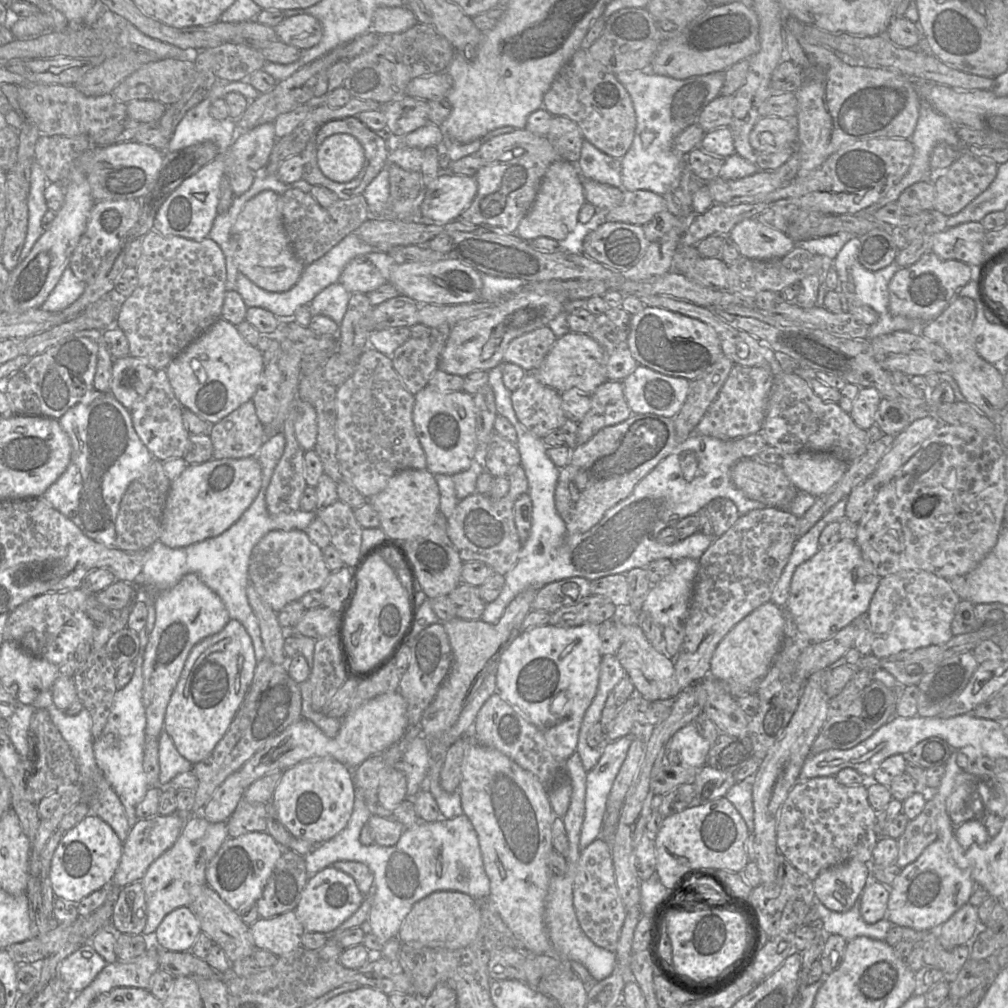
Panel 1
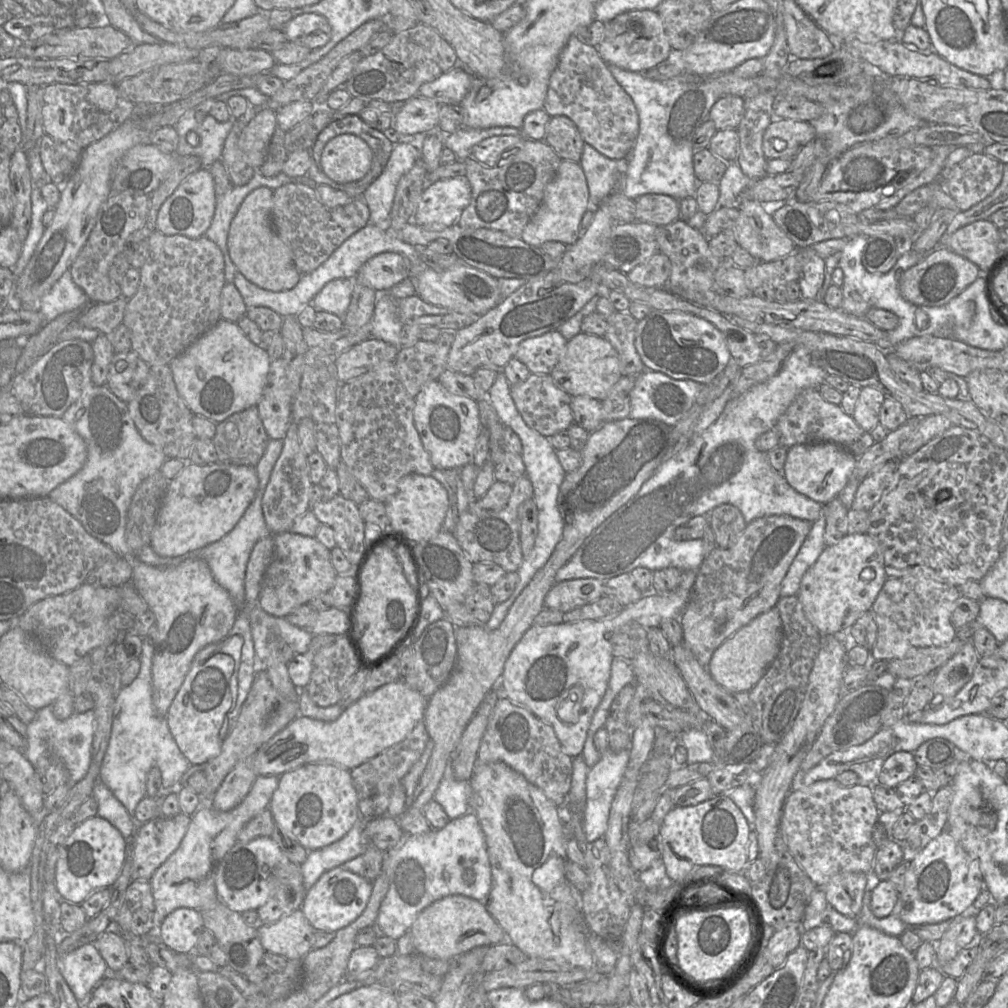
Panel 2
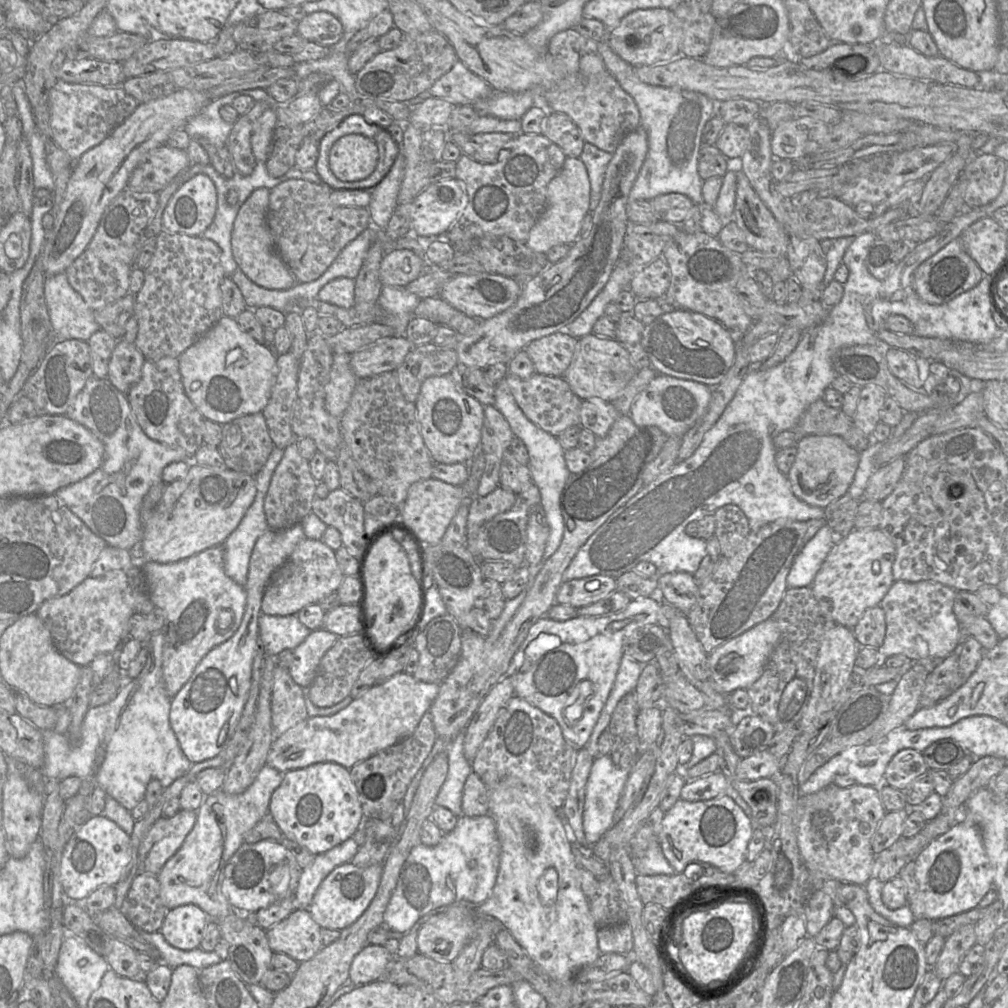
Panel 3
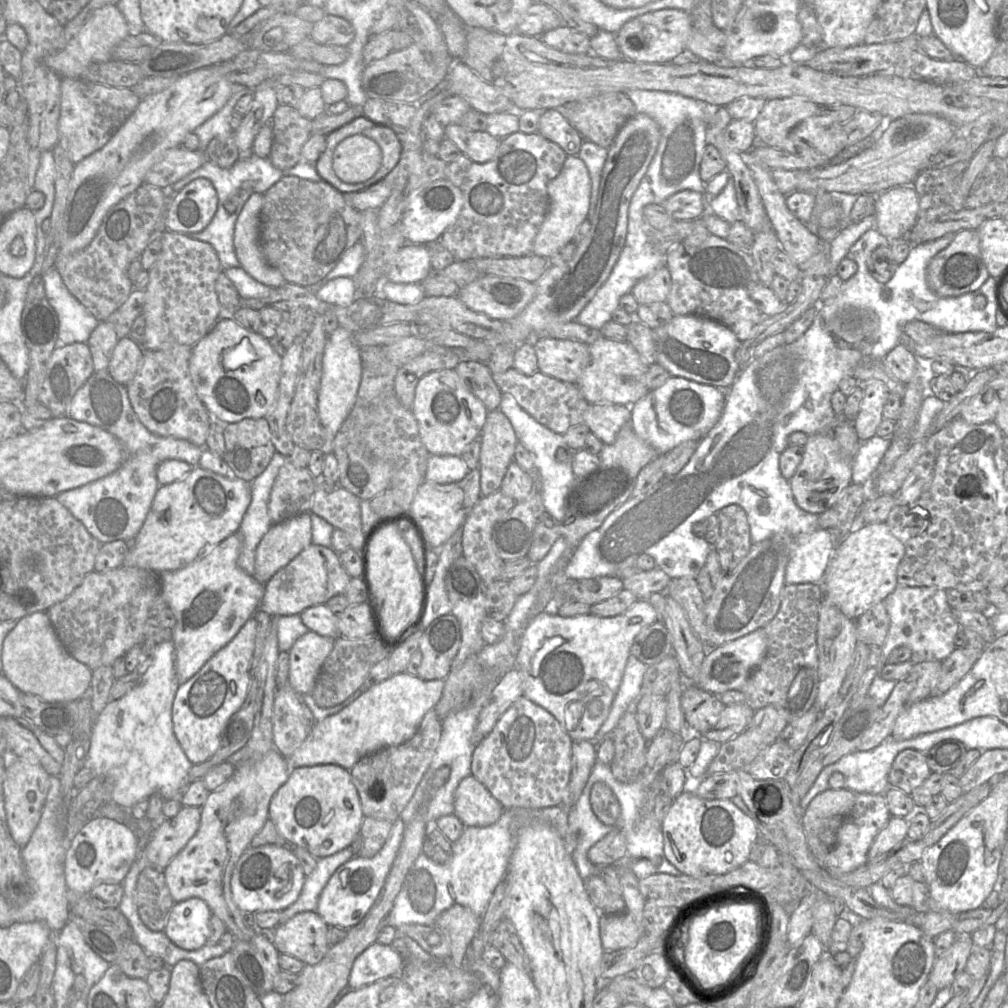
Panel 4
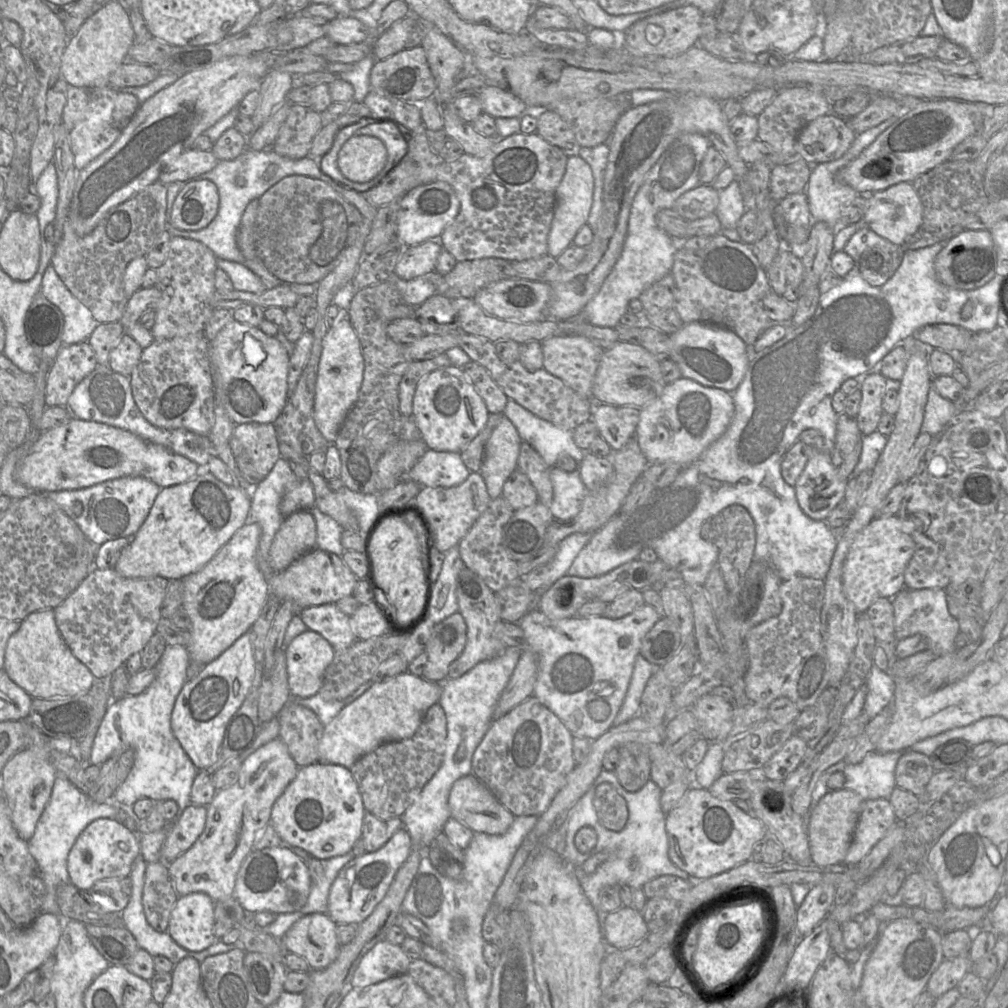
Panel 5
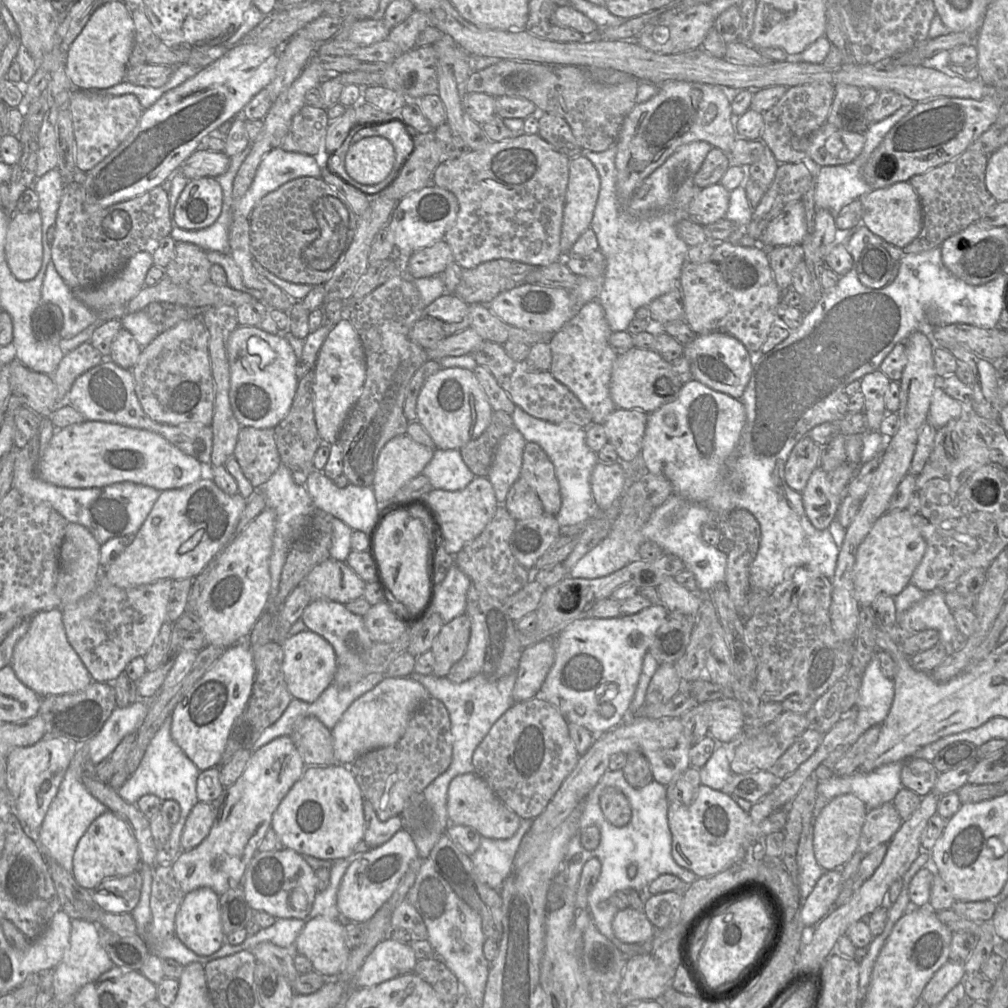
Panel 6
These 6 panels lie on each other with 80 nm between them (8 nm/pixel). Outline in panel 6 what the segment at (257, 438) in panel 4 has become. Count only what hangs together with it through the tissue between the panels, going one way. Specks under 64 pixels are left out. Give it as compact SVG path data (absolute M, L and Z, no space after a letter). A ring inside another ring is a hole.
M242 426L233 455L255 488L267 482L282 463L274 428Z

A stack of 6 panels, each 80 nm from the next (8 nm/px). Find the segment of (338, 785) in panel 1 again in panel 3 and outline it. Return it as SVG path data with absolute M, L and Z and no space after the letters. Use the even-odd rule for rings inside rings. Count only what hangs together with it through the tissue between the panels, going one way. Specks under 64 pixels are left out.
M315 763L308 767L287 771L281 784L273 792L269 814L283 835L304 846L313 855L334 848L354 836L364 822L364 815L350 770L337 763Z

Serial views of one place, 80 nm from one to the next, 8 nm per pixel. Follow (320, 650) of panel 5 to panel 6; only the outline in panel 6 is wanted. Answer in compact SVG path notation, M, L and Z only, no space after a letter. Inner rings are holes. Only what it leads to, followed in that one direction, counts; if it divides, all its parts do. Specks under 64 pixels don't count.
M310 630L287 637L281 646L284 653L284 679L292 699L306 703L315 702L334 680L337 657L333 647L323 637Z

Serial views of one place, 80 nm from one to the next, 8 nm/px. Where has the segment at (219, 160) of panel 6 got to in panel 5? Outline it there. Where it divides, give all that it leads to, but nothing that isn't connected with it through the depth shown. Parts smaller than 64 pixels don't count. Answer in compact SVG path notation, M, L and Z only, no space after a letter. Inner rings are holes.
M188 149L162 169L158 181L168 185L175 181L196 180L199 175L212 170L218 162L209 150Z

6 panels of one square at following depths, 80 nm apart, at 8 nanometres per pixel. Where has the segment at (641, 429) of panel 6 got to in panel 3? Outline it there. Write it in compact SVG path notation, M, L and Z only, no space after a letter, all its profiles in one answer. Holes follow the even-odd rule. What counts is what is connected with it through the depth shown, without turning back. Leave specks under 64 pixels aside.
M582 400L579 425L592 432L597 438L602 438L606 436L619 415L611 402Z

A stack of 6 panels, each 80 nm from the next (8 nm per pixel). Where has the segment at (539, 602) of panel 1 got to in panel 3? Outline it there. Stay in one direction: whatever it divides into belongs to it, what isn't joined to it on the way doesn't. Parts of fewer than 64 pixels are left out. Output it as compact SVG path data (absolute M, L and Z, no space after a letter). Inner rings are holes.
M594 575L565 581L561 584L556 603L579 608L605 599L617 590L617 578Z

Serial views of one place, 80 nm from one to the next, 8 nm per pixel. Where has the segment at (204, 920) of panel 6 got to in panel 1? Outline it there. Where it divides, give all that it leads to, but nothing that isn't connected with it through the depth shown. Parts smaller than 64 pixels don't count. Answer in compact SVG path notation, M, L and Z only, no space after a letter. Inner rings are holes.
M181 906L167 914L155 931L158 949L187 952L201 933L200 921L188 906Z

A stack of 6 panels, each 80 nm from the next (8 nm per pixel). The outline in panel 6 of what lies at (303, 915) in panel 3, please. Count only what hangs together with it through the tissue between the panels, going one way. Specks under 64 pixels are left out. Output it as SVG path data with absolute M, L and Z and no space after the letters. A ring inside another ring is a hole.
M317 916L309 920L296 938L294 950L307 957L314 971L325 977L342 973L351 949L346 944L345 921Z

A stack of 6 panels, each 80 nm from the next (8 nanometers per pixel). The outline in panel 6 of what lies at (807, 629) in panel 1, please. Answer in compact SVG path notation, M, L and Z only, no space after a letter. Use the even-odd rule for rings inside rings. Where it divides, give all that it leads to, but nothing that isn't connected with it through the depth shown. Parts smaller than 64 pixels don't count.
M906 510L887 511L874 523L859 545L853 569L854 595L859 605L871 605L880 594L896 596L911 583L911 577L923 558L926 542Z

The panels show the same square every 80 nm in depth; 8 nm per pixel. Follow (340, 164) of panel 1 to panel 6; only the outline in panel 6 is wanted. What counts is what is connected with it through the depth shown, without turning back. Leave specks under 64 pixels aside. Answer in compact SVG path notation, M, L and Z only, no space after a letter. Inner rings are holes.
M367 137L353 144L345 157L348 175L363 185L376 185L391 173L395 161L393 145L383 137Z

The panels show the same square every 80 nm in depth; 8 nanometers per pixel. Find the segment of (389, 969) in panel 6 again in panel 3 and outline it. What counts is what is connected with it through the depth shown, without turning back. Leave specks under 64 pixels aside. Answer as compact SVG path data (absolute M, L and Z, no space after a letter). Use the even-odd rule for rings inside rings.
M366 945L352 961L349 980L357 986L379 980L394 957L382 945Z

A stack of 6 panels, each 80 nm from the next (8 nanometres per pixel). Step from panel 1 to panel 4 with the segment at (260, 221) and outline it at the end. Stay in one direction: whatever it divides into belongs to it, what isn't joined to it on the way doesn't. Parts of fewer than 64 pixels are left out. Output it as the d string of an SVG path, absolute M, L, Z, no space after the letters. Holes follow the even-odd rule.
M252 193L240 212L234 229L234 248L241 267L255 280L279 287L286 282L282 273L265 259L259 243L263 194Z

